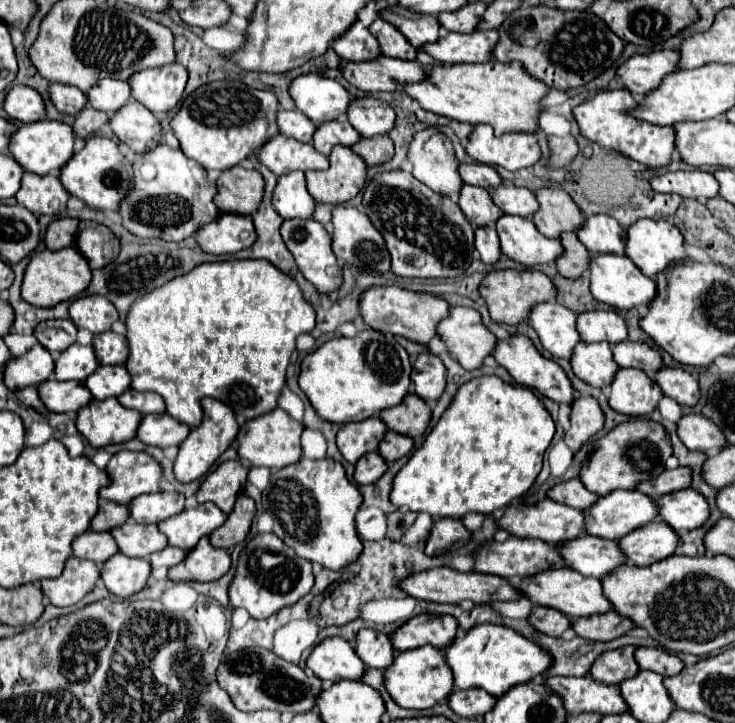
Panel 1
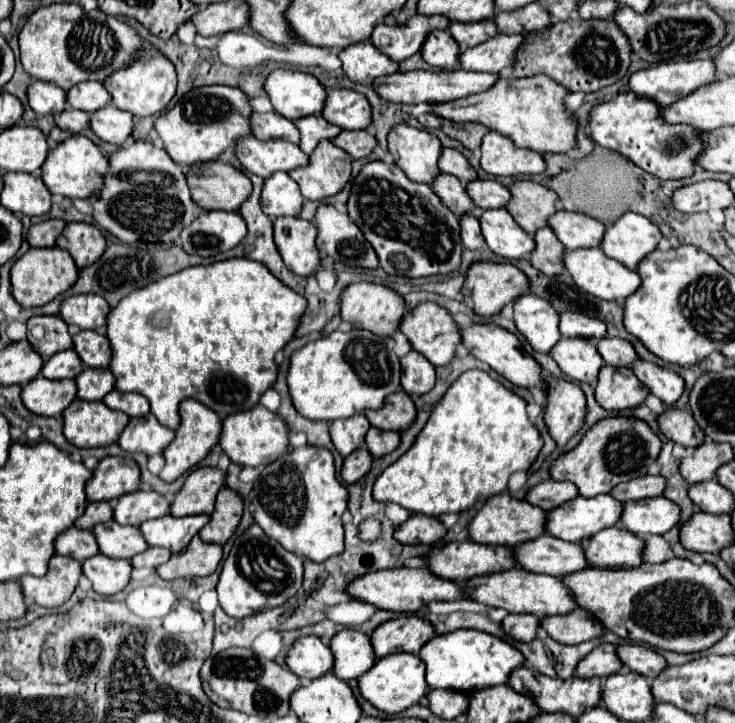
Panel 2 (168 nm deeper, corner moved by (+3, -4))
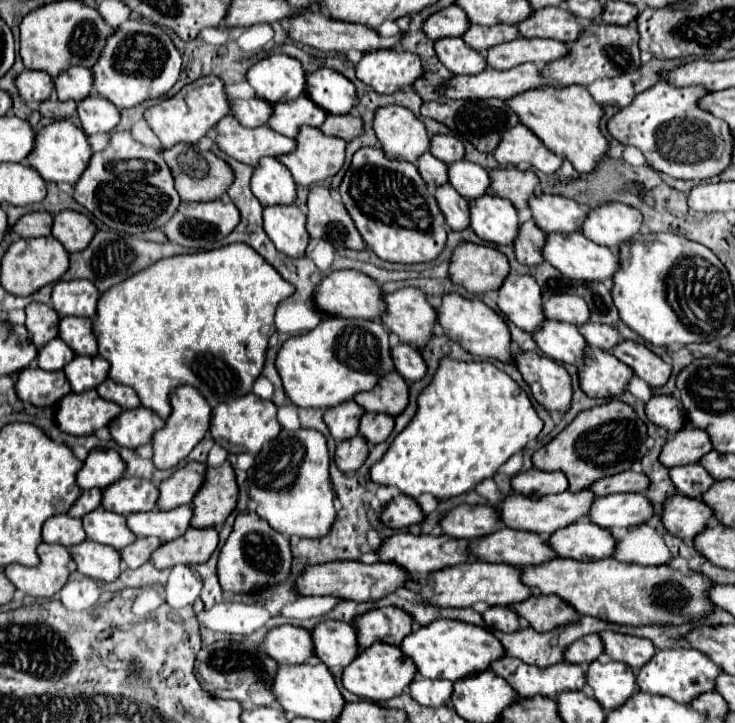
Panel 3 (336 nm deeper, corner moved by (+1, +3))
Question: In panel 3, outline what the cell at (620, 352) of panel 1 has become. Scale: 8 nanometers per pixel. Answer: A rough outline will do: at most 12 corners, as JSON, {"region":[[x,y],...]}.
{"region":[[586,322],[580,328],[590,346],[612,352],[622,340],[616,328]]}

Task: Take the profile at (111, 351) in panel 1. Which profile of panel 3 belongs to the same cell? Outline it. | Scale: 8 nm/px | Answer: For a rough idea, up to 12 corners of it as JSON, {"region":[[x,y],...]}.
{"region":[[62,318],[60,338],[78,356],[98,356],[92,320]]}

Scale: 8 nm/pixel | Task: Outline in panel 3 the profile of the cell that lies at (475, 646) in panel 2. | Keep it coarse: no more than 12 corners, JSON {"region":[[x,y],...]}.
{"region":[[458,620],[420,626],[400,648],[424,678],[490,670],[504,648]]}

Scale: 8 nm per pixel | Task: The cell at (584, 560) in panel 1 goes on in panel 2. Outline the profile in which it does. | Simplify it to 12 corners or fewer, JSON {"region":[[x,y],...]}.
{"region":[[552,535],[524,541],[516,563],[564,577],[588,567],[578,543]]}

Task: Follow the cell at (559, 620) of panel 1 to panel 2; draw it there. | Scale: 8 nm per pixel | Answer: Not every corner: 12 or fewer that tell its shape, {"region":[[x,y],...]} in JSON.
{"region":[[506,615],[502,631],[516,641],[532,641],[536,615]]}

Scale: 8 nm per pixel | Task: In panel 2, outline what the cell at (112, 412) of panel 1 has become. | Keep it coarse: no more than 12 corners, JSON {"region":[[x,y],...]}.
{"region":[[74,399],[62,413],[76,447],[116,443],[128,415]]}

